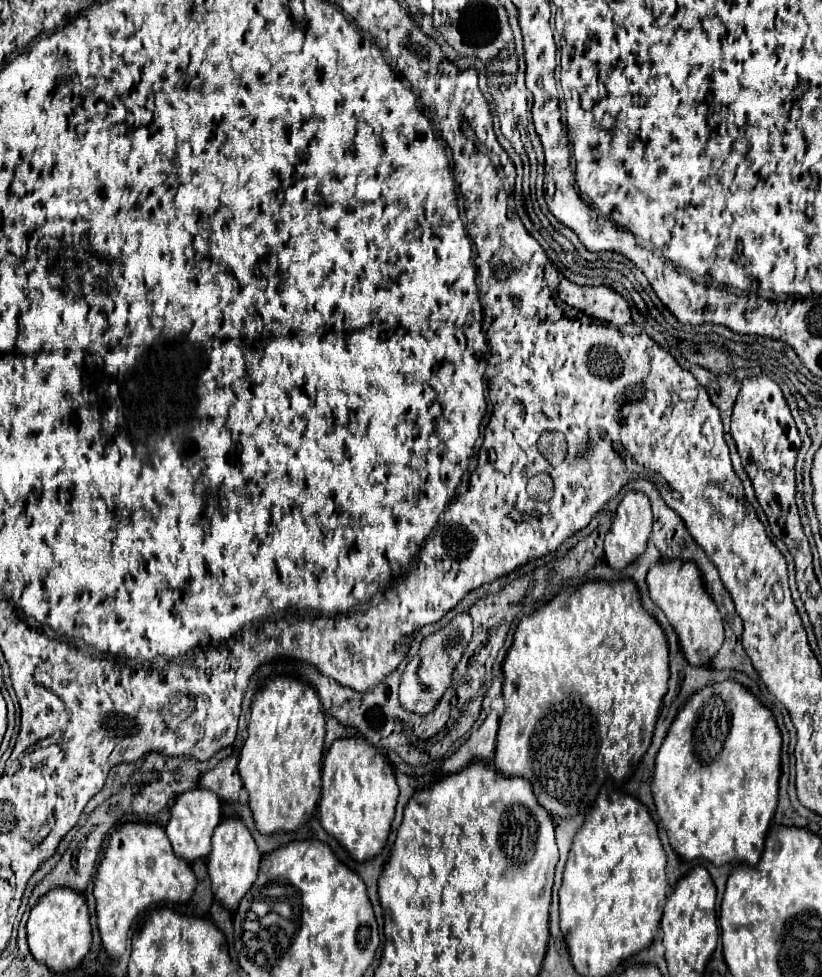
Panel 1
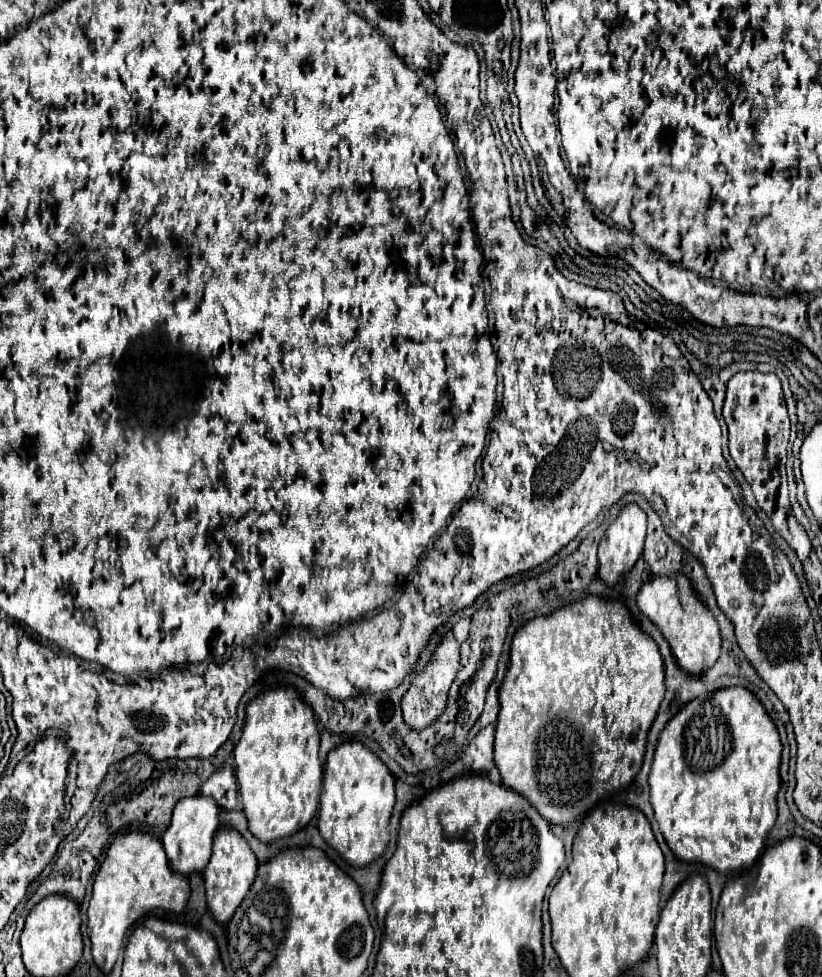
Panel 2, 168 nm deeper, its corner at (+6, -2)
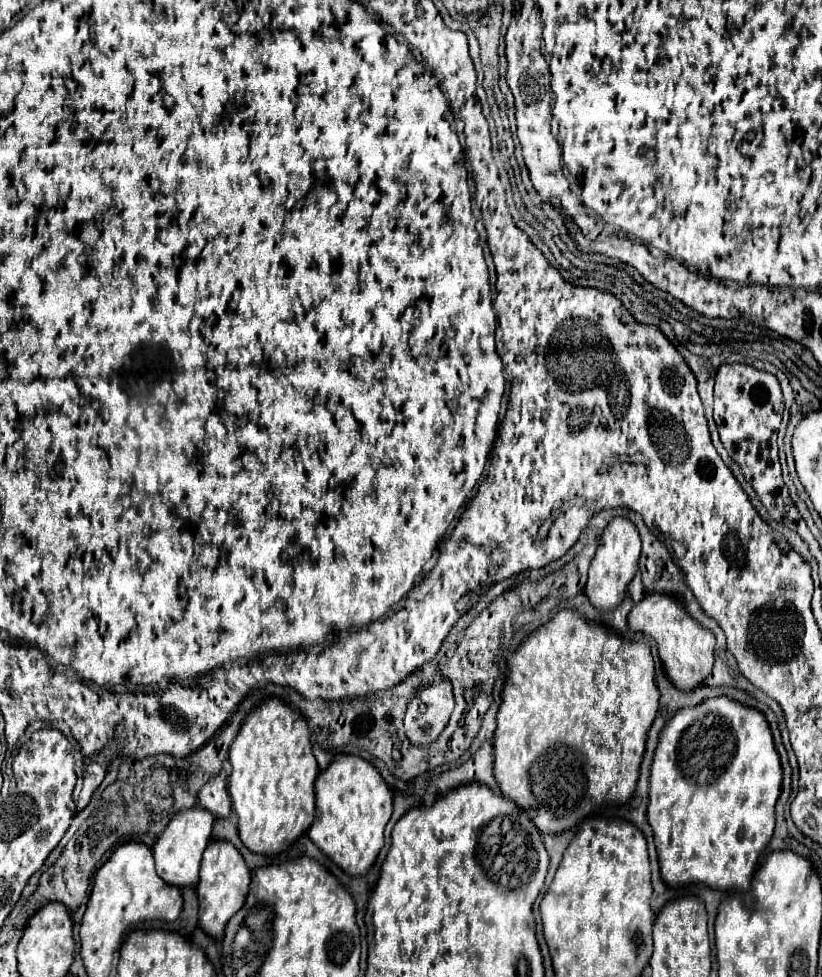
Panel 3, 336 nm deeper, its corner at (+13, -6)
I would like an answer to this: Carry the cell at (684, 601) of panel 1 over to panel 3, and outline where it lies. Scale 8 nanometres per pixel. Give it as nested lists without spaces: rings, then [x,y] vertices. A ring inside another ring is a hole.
[[[647,594],[639,604],[633,606],[627,624],[631,630],[649,634],[657,642],[657,652],[663,662],[665,674],[675,688],[689,692],[703,684],[705,678],[711,674],[715,636],[709,634],[709,630],[705,630],[703,626],[699,626],[699,622],[695,622],[687,614],[687,610],[683,610],[683,604],[677,602],[673,596]]]

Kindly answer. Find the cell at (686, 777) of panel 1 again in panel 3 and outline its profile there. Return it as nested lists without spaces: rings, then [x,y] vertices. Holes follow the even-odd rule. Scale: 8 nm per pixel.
[[[711,698],[705,700],[703,704],[695,706],[695,708],[683,708],[679,710],[663,728],[661,738],[659,738],[659,746],[655,750],[653,756],[653,764],[651,764],[651,778],[649,778],[649,806],[647,806],[647,822],[653,828],[653,836],[655,836],[655,846],[657,846],[657,856],[659,856],[659,866],[661,866],[661,878],[665,884],[669,886],[679,886],[679,884],[705,884],[713,890],[741,890],[747,892],[751,886],[751,878],[755,872],[755,866],[759,862],[761,852],[765,850],[765,846],[769,844],[771,836],[773,836],[773,828],[775,828],[775,802],[781,794],[781,780],[783,780],[783,768],[779,762],[779,754],[773,746],[773,736],[769,730],[769,724],[765,720],[765,716],[755,710],[755,708],[747,708],[731,698]]]

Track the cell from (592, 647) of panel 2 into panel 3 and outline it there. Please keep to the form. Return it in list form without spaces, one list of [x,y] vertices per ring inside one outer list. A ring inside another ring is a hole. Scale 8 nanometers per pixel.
[[[561,610],[559,614],[553,616],[545,626],[541,626],[537,632],[529,634],[529,638],[519,646],[517,652],[511,654],[507,660],[509,666],[509,678],[503,688],[503,702],[497,712],[497,730],[495,730],[495,780],[503,792],[505,798],[513,800],[519,808],[523,808],[531,818],[533,824],[539,832],[543,834],[561,834],[567,830],[573,830],[579,820],[587,818],[597,806],[603,802],[613,802],[613,804],[623,804],[631,798],[637,776],[639,776],[639,764],[645,752],[645,740],[651,722],[655,720],[657,706],[659,706],[659,690],[655,686],[655,668],[653,668],[653,658],[651,650],[645,642],[627,642],[619,634],[587,622],[579,612],[575,610]]]

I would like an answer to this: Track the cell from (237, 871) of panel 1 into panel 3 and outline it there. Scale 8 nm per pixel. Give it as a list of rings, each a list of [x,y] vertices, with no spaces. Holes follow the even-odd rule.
[[[211,840],[205,848],[203,862],[201,862],[201,880],[197,884],[199,896],[199,924],[203,932],[211,938],[221,940],[225,934],[227,922],[243,908],[247,892],[249,892],[251,872],[243,862],[241,852],[225,840]]]

